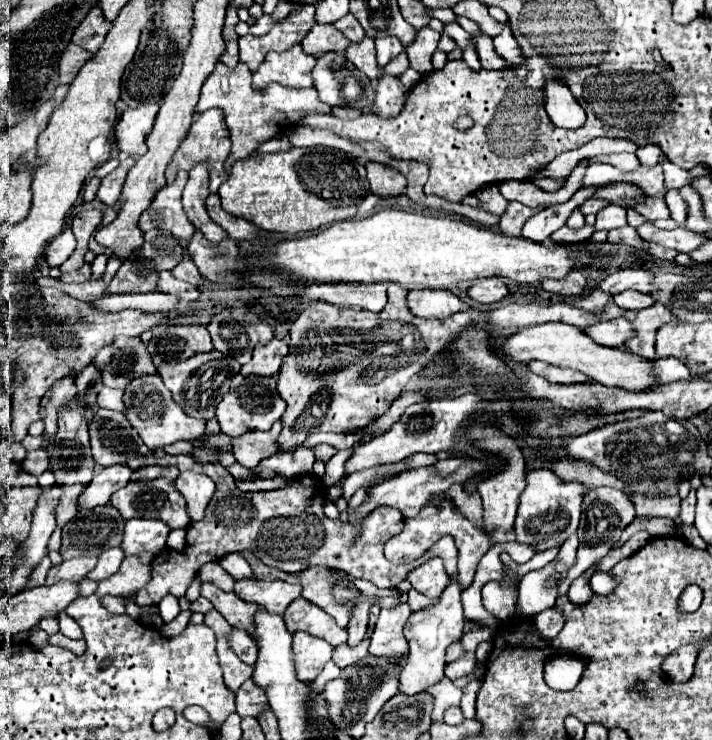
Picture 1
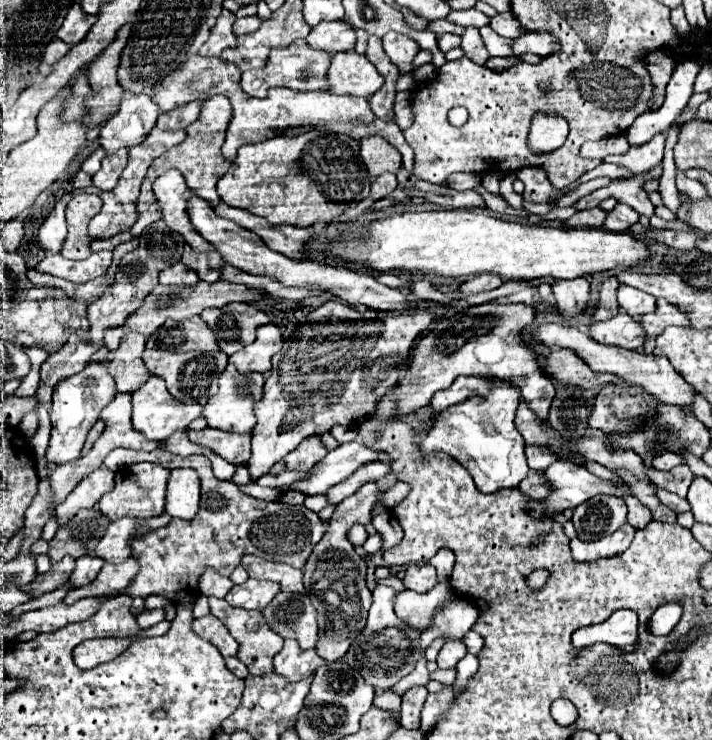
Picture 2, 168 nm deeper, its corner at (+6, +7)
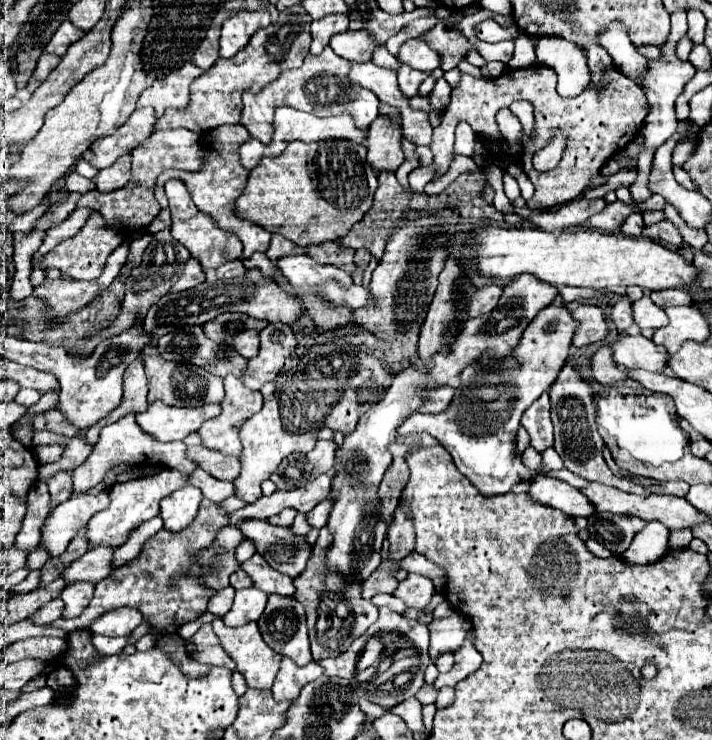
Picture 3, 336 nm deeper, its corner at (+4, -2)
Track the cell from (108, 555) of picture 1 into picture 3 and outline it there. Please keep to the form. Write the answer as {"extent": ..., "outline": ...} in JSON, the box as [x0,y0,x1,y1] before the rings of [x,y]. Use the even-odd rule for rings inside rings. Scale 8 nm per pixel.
{"extent":[62,582,94,618],"outline":[[[72,582],[64,588],[62,600],[66,604],[64,608],[64,618],[76,618],[84,606],[88,606],[88,602],[92,600],[94,594],[94,584],[92,582]]]}

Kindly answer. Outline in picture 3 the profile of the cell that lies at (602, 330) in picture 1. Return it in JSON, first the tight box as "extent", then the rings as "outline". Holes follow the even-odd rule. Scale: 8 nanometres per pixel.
{"extent":[610,334,668,372],"outline":[[[642,334],[620,336],[616,342],[610,344],[610,348],[614,362],[626,368],[644,368],[660,372],[668,360],[668,352],[660,350],[660,346],[654,346],[652,340]]]}

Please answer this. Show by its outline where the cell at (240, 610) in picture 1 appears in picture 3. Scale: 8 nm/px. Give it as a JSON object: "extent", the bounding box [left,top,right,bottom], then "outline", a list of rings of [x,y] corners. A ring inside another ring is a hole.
{"extent":[212,618,282,690],"outline":[[[214,618],[212,626],[214,626],[214,632],[220,638],[220,644],[224,646],[224,650],[232,656],[232,660],[236,660],[236,670],[246,678],[246,684],[250,688],[270,690],[272,688],[272,682],[274,682],[274,676],[278,672],[278,666],[282,662],[282,656],[278,652],[272,652],[268,648],[268,644],[258,634],[258,624],[256,622],[248,622],[244,626],[230,628],[230,626],[224,624],[222,618]]]}

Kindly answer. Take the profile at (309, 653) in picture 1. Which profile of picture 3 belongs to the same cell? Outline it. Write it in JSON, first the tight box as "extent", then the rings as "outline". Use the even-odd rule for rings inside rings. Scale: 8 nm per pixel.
{"extent":[272,658,324,702],"outline":[[[284,658],[280,664],[280,672],[276,674],[272,694],[278,702],[280,700],[296,700],[300,690],[308,682],[320,678],[322,674],[324,674],[324,668],[316,662],[310,662],[306,666],[298,666],[294,660]]]}

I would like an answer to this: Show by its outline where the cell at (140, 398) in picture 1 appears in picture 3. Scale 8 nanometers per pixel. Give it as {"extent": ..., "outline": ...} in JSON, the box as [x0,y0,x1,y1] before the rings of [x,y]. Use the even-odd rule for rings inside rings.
{"extent":[136,400,220,442],"outline":[[[160,400],[148,404],[146,412],[136,414],[138,426],[160,442],[184,440],[190,432],[196,432],[206,420],[220,414],[218,404],[206,404],[200,408],[168,406]]]}

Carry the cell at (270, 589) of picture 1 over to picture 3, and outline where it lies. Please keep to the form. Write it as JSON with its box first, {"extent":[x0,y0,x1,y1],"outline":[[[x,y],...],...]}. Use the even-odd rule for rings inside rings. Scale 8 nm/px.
{"extent":[224,588,268,626],"outline":[[[246,588],[246,590],[236,590],[234,604],[230,612],[224,616],[224,622],[228,626],[242,626],[250,620],[258,620],[266,608],[268,594],[256,588]]]}

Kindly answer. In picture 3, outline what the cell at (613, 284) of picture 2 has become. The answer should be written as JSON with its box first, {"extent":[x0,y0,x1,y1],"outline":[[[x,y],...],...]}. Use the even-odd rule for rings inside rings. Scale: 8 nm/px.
{"extent":[612,296,634,332],"outline":[[[622,296],[622,300],[618,300],[614,306],[612,306],[612,322],[616,326],[618,332],[624,332],[628,330],[634,322],[632,322],[632,312],[630,312],[630,298],[628,296]]]}

